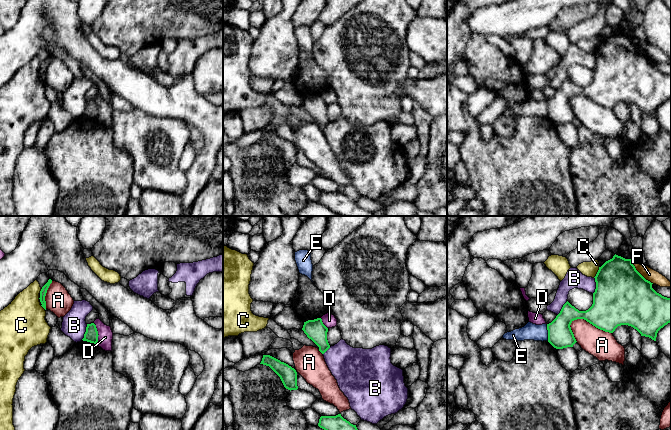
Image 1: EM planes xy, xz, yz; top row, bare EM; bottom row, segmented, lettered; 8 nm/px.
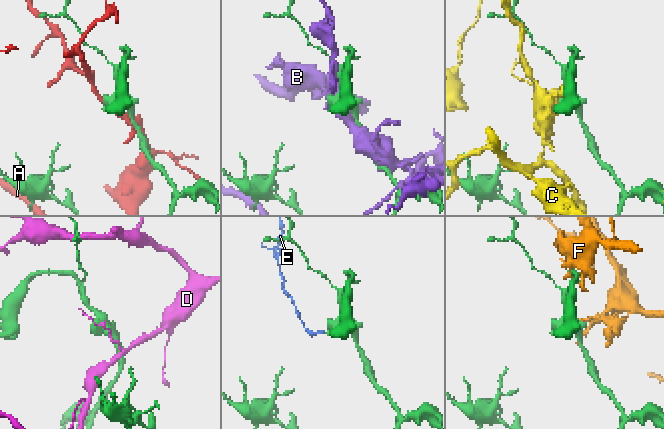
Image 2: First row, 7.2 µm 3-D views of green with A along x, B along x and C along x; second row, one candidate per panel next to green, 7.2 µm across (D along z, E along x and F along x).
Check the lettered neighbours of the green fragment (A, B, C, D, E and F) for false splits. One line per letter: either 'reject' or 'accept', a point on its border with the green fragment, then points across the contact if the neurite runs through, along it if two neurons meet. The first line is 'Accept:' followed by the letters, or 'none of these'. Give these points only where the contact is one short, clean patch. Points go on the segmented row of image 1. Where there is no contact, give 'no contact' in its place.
Accept: none of these
A: reject; meets green in yz at (590, 323)
B: reject; meets green in yz at (596, 285)
C: reject; meets green in yz at (597, 272)
D: reject; meets green in xy at (97, 333); border along xy (93, 323), (98, 335), (97, 343)
E: reject; meets green in yz at (548, 332); border along yz (546, 324), (548, 340)
F: reject; meets green in yz at (639, 273)

